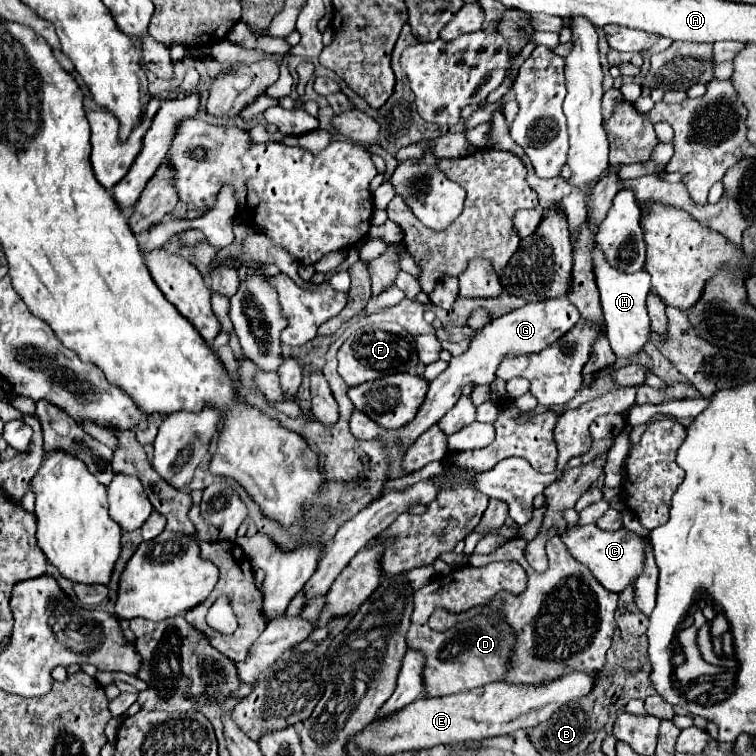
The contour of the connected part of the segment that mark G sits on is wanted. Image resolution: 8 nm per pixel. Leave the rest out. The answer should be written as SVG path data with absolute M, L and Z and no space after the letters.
M569 299L537 301L537 303L529 303L521 309L515 309L507 315L497 317L479 335L475 335L471 347L463 355L453 357L449 361L447 371L443 371L437 379L433 379L429 383L429 391L427 391L425 401L419 407L415 419L409 425L405 425L399 433L399 447L411 447L415 443L415 439L419 435L423 435L423 431L431 429L431 425L435 425L459 401L459 393L467 383L473 381L475 385L491 385L491 381L495 379L495 371L503 357L543 351L547 345L553 345L559 337L563 337L579 319L581 319L581 315Z

